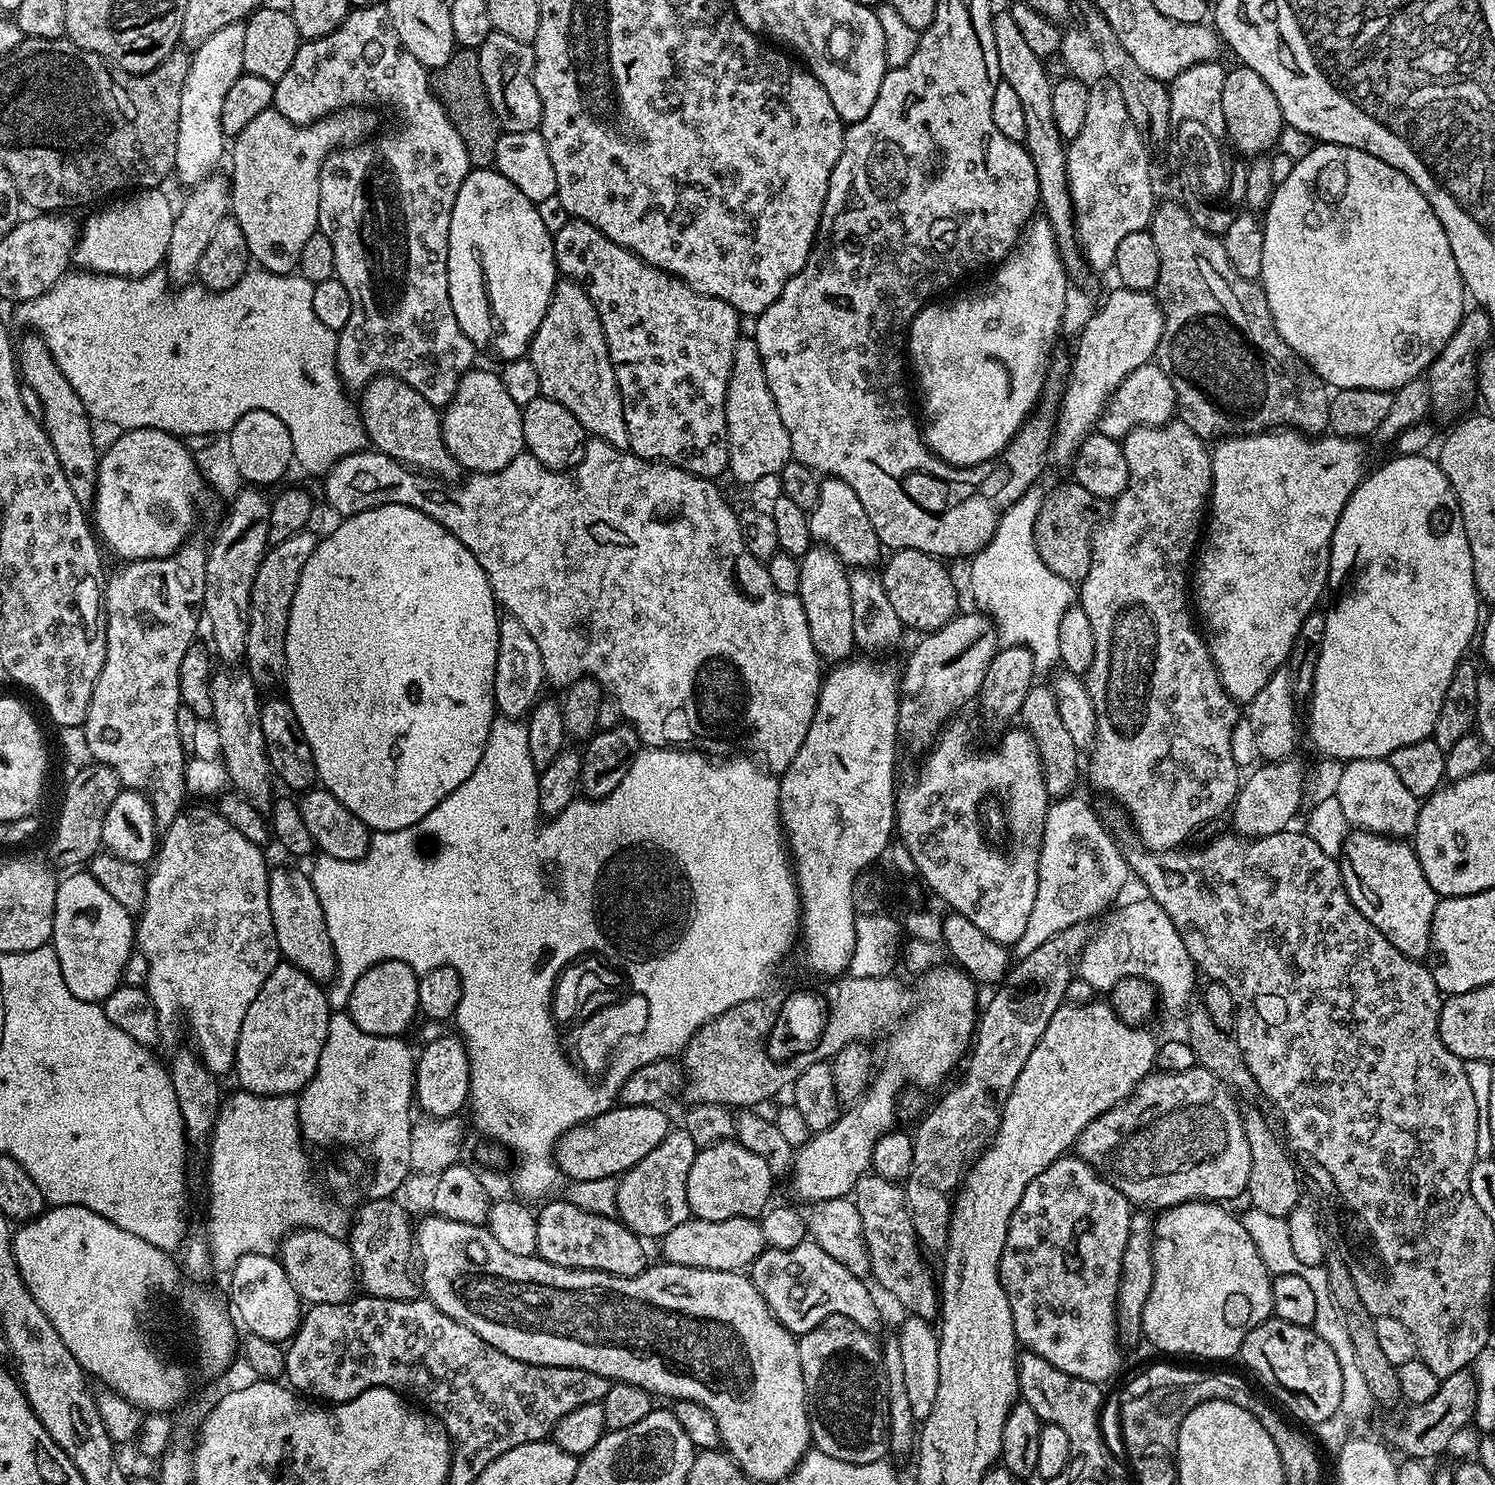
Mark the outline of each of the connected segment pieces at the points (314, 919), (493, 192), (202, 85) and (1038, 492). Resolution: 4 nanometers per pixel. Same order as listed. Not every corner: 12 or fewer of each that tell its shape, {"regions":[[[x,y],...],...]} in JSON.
{"regions":[[[273,867],[268,893],[281,957],[331,981],[336,955],[305,869]],[[495,167],[454,198],[448,285],[477,350],[521,359],[558,269]],[[244,24],[191,53],[175,179],[203,182],[226,156],[222,102],[245,75]],[[1030,487],[971,557],[975,607],[997,641],[1060,664],[1074,586],[1034,542]]]}

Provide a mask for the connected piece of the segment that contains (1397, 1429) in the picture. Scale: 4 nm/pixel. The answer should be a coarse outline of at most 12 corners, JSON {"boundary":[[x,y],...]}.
{"boundary":[[1468,1368],[1385,1422],[1401,1457],[1432,1462],[1476,1413]]}

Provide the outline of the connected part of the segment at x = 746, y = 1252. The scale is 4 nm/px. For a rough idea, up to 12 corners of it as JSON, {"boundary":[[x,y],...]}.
{"boundary":[[690,1218],[659,1241],[669,1264],[739,1272],[766,1247],[760,1220]]}

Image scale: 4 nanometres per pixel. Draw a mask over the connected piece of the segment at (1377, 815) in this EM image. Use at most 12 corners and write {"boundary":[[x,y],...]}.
{"boundary":[[1387,759],[1345,763],[1336,797],[1353,829],[1408,838],[1421,801]]}

